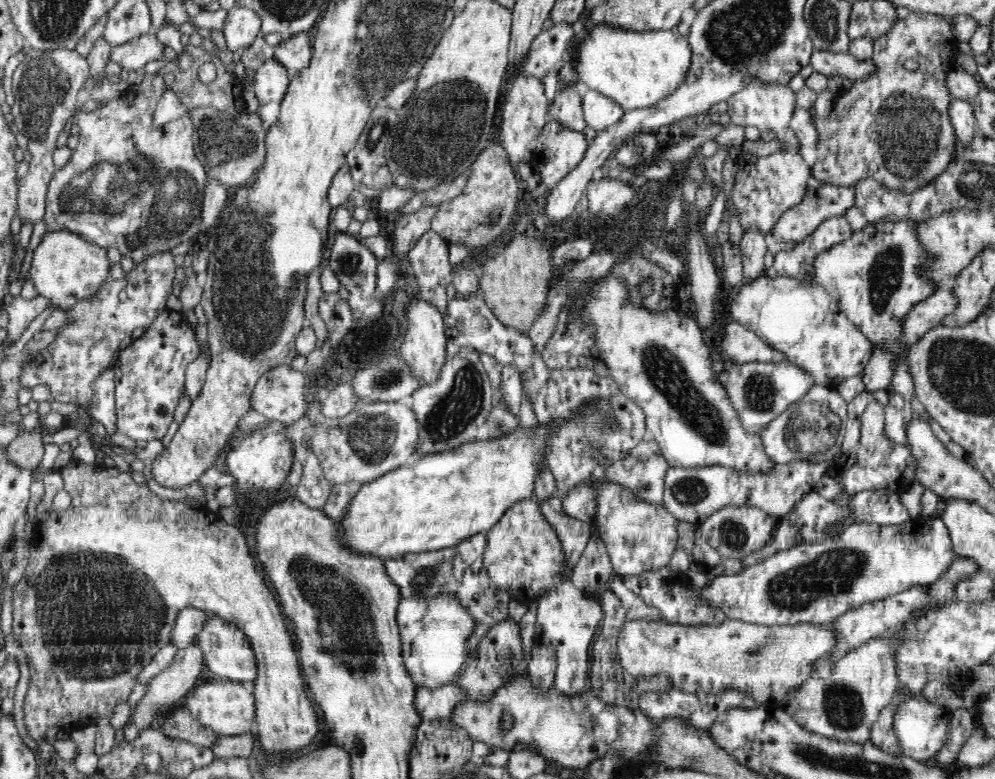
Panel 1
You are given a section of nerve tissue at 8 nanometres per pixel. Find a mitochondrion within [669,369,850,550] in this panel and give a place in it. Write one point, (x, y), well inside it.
(812, 430)

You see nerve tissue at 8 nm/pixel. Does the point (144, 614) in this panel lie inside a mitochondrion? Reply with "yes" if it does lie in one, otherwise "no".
yes

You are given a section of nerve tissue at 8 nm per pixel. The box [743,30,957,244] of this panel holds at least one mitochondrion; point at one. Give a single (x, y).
(908, 129)

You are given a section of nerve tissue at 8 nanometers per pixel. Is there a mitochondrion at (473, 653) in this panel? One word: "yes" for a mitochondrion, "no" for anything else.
no

